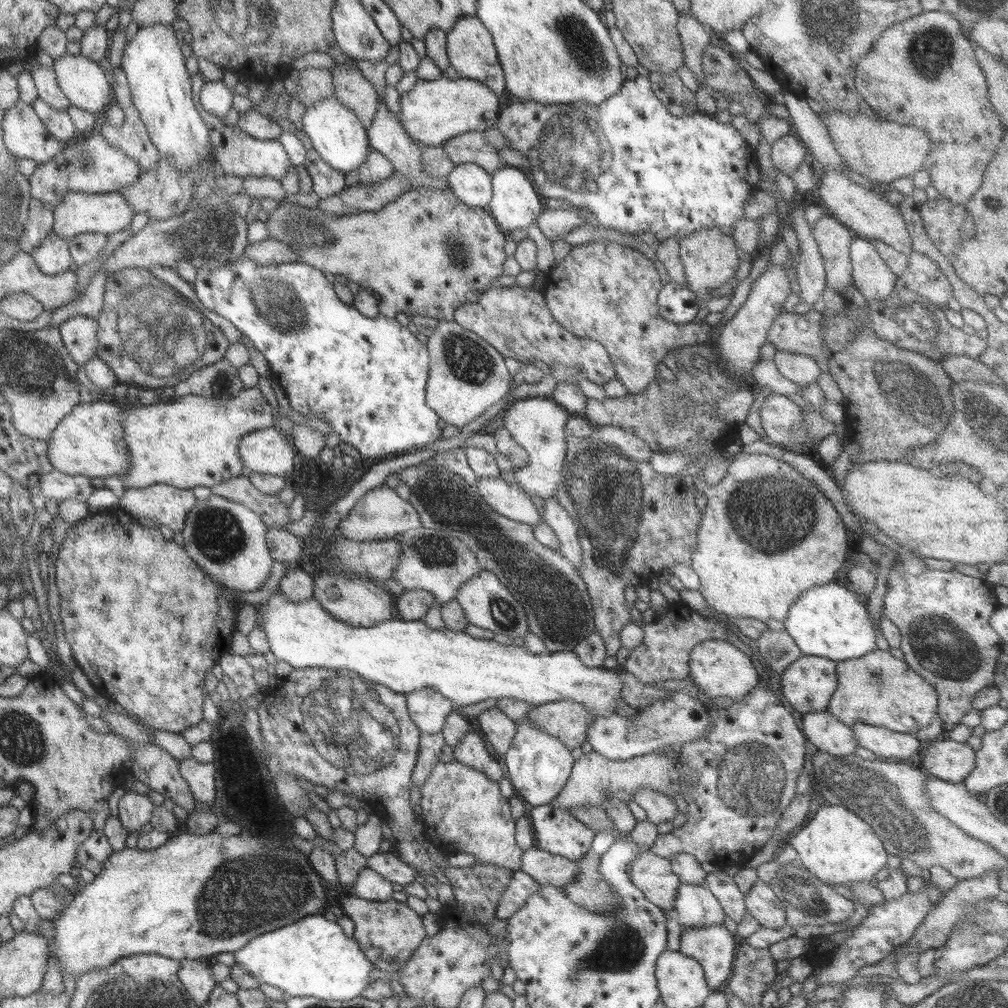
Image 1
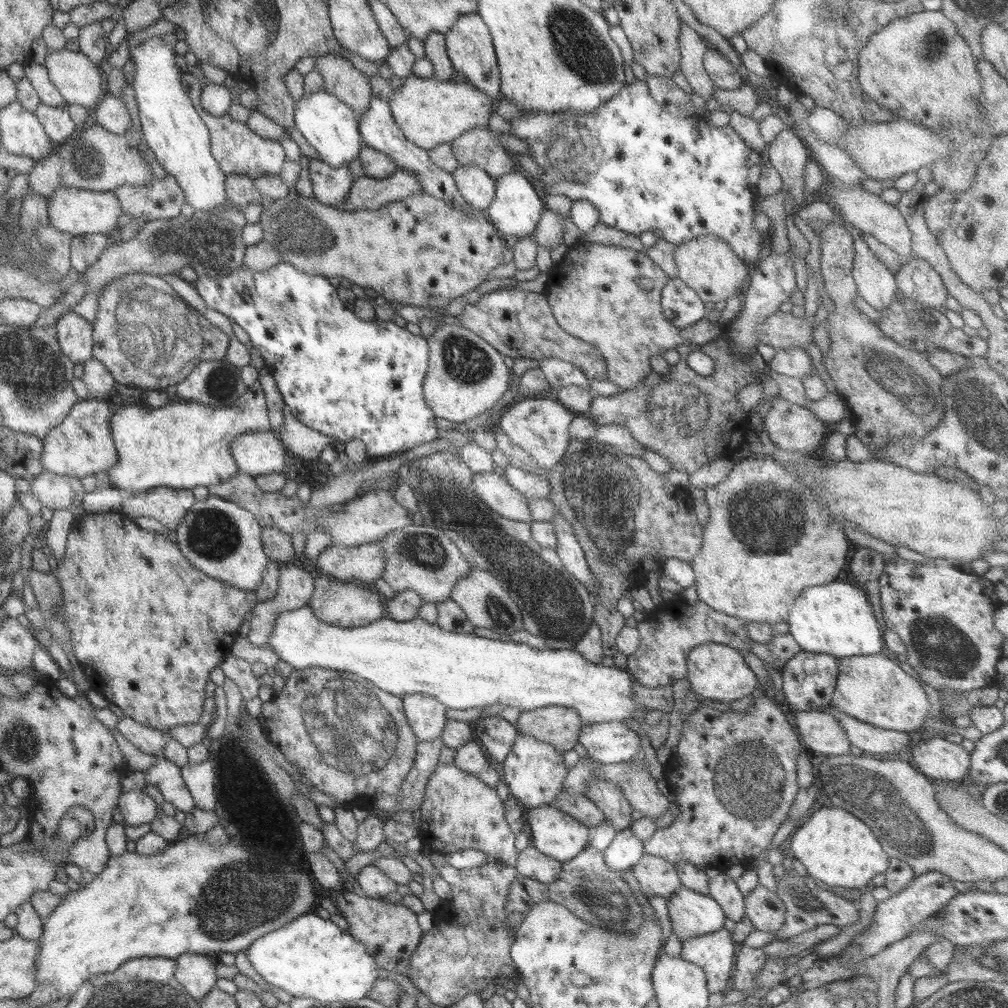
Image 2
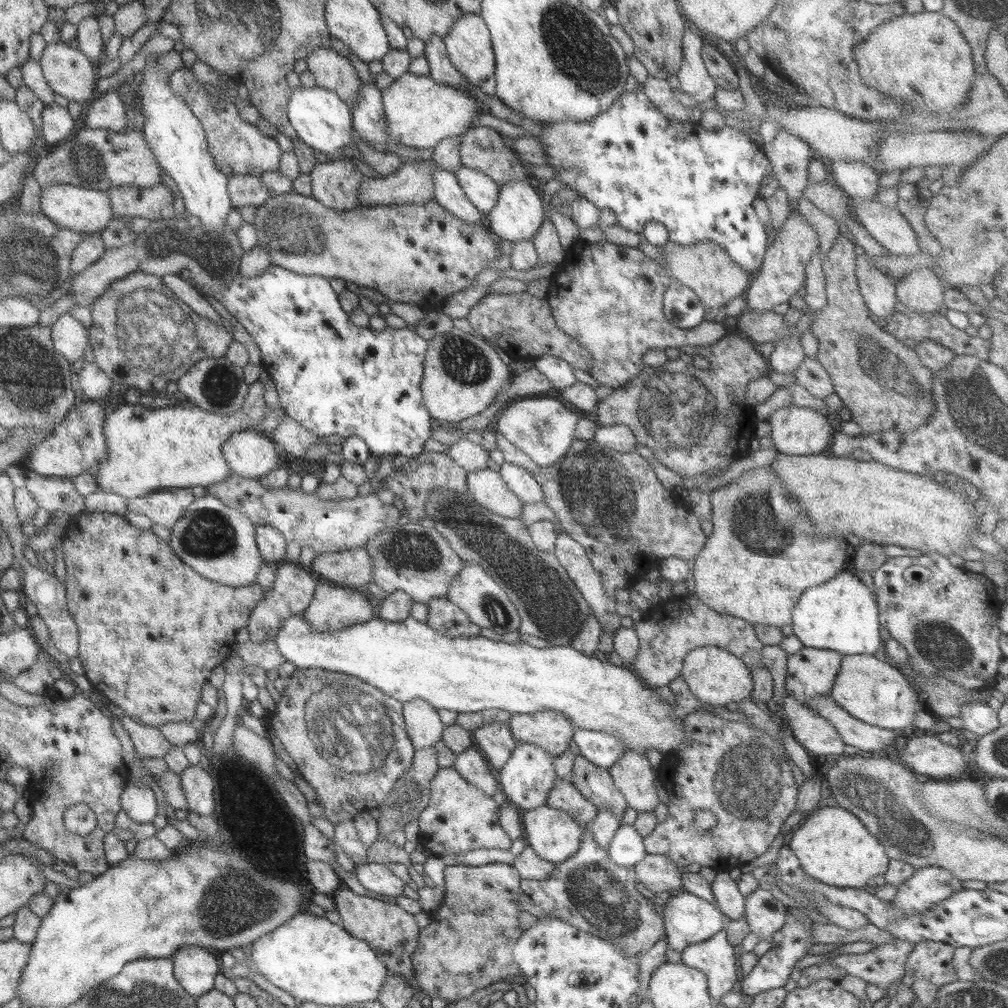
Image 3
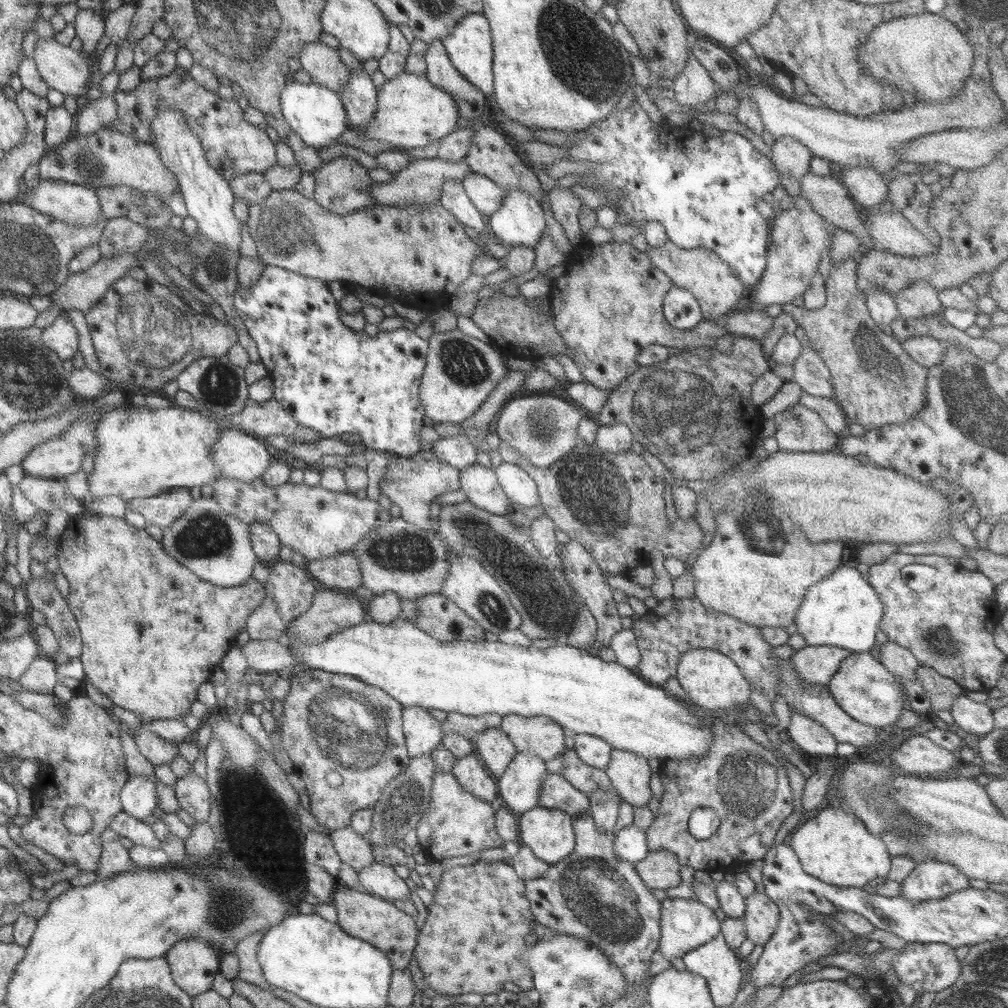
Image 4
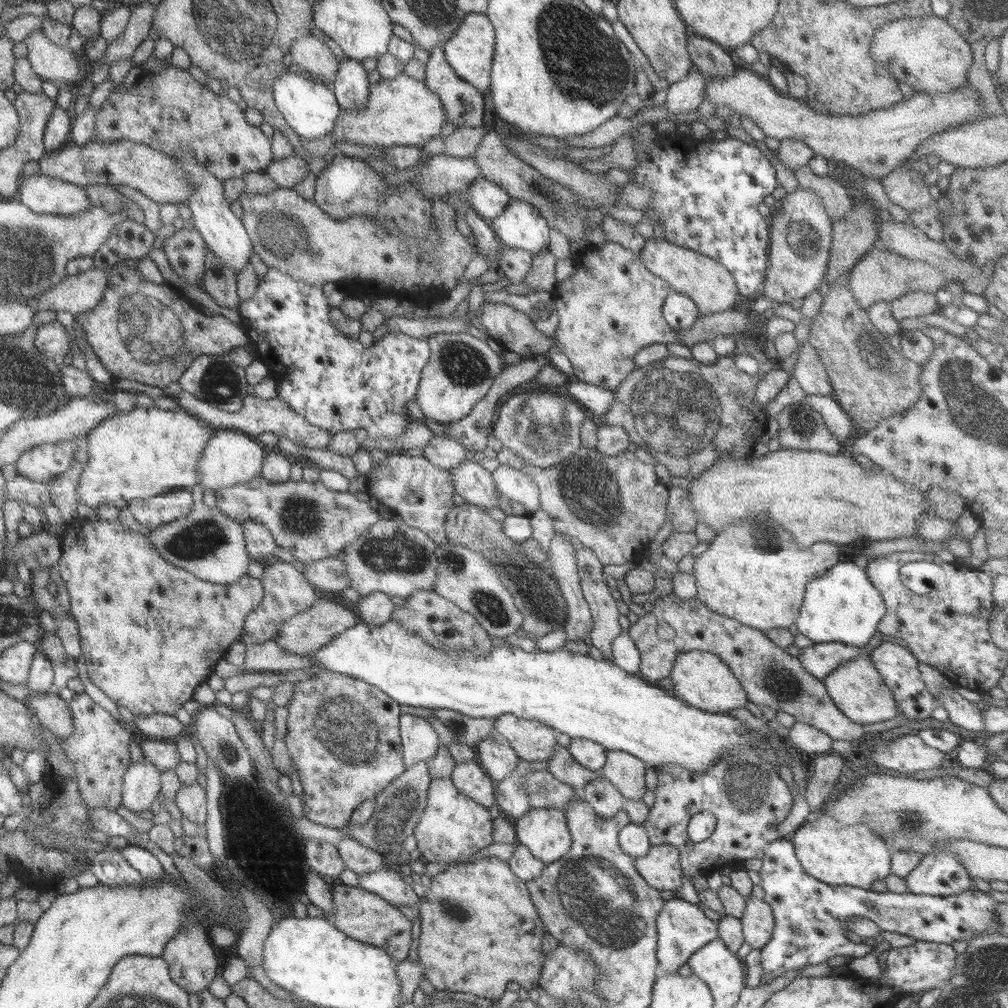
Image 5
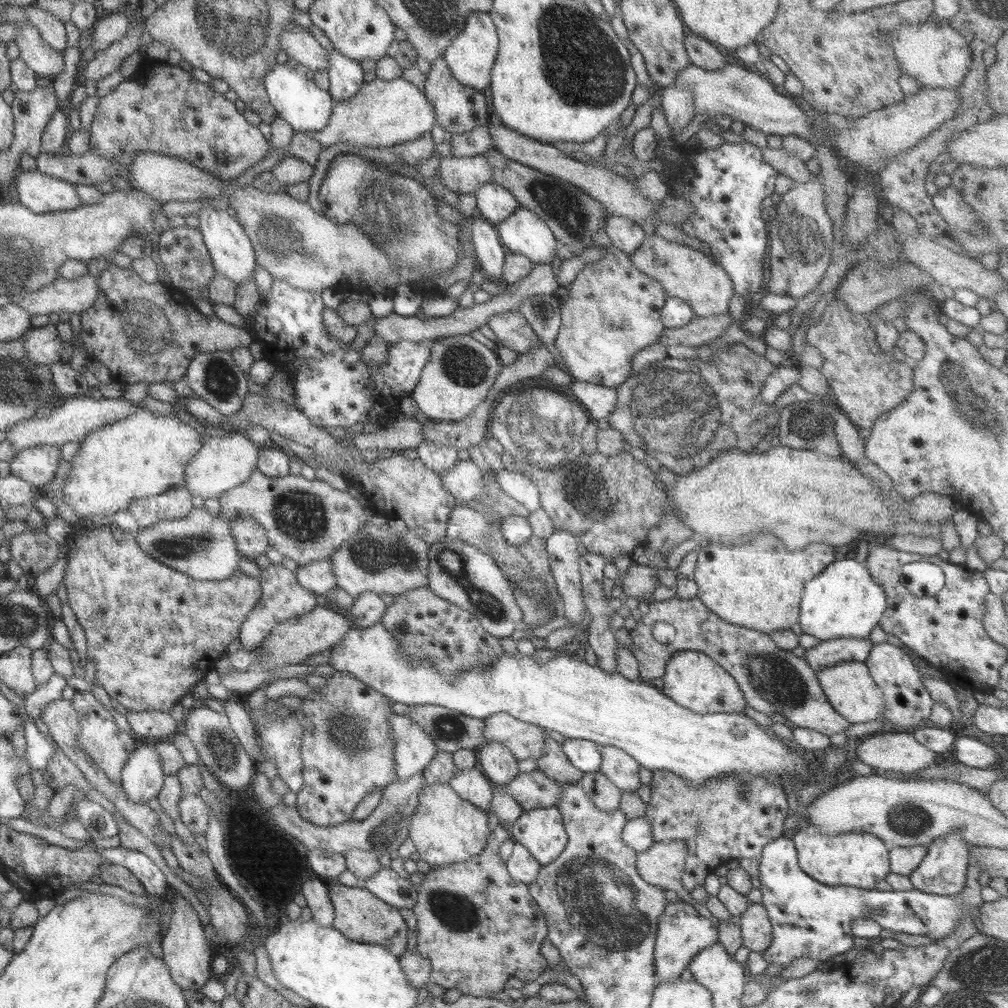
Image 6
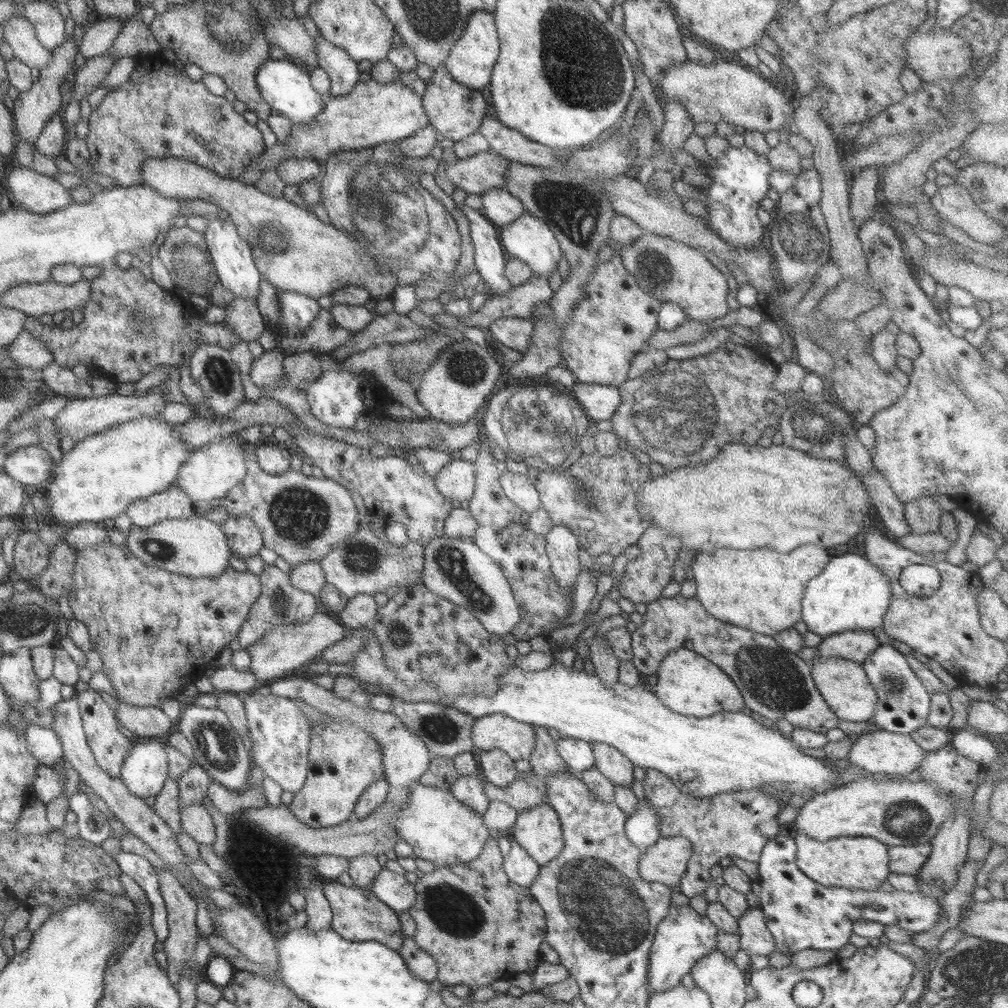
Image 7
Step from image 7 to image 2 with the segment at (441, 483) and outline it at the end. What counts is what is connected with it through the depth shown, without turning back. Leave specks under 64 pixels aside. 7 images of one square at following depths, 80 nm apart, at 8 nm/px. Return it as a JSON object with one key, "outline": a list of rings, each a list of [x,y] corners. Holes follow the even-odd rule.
{"outline":[[[493,470],[476,473],[472,475],[470,486],[474,494],[496,514],[516,522],[532,521],[528,509],[529,499],[520,494],[504,476]]]}

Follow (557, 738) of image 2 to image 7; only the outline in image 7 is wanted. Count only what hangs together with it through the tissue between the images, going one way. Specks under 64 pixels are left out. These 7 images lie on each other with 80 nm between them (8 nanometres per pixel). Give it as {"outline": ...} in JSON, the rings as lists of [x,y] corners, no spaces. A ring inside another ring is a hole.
{"outline":[[[504,714],[476,718],[471,728],[474,751],[499,748],[512,760],[528,759],[535,747],[535,732],[530,724],[514,721]]]}

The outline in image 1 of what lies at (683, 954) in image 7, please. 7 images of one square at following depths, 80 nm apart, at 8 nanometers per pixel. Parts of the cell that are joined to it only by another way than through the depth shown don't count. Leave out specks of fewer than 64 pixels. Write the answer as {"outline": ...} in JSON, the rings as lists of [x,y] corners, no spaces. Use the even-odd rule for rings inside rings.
{"outline":[[[681,884],[673,908],[678,912],[677,922],[683,930],[723,924],[726,916],[719,900],[705,885]]]}

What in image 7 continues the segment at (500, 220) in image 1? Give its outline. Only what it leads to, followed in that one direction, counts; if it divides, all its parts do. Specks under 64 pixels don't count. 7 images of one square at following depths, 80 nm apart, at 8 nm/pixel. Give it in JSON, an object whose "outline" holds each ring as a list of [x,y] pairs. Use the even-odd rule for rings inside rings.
{"outline":[[[526,212],[518,220],[498,229],[506,252],[525,262],[533,276],[549,279],[557,270],[563,250],[542,219]]]}

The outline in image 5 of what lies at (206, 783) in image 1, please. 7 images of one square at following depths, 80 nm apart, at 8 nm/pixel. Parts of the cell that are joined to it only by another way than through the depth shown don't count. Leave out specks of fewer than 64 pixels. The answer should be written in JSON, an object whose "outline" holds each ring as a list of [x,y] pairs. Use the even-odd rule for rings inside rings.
{"outline":[[[193,782],[188,786],[183,784],[176,793],[175,803],[186,820],[190,820],[190,822],[194,822],[194,824],[200,826],[203,826],[207,821],[207,791],[203,787],[200,787],[197,782]]]}

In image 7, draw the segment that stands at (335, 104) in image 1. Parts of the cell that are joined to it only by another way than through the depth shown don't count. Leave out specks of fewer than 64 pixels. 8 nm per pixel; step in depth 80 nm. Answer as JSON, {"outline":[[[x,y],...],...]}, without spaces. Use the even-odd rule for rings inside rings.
{"outline":[[[289,57],[285,59],[266,59],[255,74],[264,101],[293,124],[310,124],[324,112],[329,94],[320,95],[310,83],[310,74],[306,68]]]}

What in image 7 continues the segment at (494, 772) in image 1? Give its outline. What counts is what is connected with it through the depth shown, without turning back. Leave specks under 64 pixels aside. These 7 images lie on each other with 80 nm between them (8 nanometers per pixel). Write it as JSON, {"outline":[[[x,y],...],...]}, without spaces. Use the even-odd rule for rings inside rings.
{"outline":[[[482,775],[459,776],[449,787],[451,793],[468,808],[482,816],[490,806],[489,798],[483,789]]]}

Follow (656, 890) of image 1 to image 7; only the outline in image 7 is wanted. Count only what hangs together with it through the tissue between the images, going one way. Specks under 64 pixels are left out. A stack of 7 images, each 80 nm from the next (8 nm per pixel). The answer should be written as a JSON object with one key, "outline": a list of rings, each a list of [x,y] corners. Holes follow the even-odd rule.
{"outline":[[[681,836],[660,837],[656,844],[643,850],[637,870],[644,880],[670,888],[689,873],[692,843]]]}

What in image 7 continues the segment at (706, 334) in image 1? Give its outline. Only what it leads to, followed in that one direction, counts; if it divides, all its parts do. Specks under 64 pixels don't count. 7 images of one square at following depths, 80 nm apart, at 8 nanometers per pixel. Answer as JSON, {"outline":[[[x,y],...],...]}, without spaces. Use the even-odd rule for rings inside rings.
{"outline":[[[617,250],[615,255],[603,263],[598,262],[589,283],[583,288],[585,296],[573,310],[571,320],[565,324],[560,350],[563,366],[570,370],[577,383],[617,387],[628,380],[631,360],[636,353],[645,349],[647,340],[658,330],[658,313],[662,302],[657,299],[652,289],[644,289],[622,264]]]}

